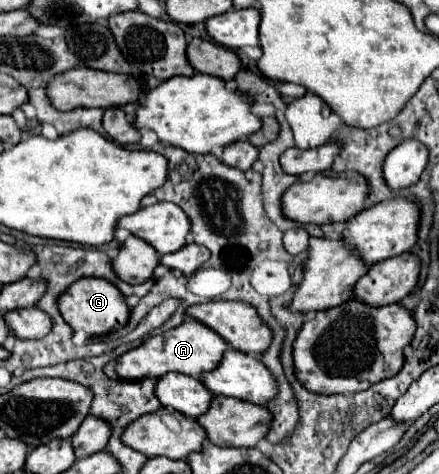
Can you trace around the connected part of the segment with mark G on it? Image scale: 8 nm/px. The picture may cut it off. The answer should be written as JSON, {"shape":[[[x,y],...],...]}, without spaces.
{"shape":[[[80,278],[80,280],[76,280],[58,298],[58,310],[72,330],[84,330],[90,338],[104,336],[112,330],[122,328],[130,316],[130,308],[126,306],[120,290],[102,278]]]}

